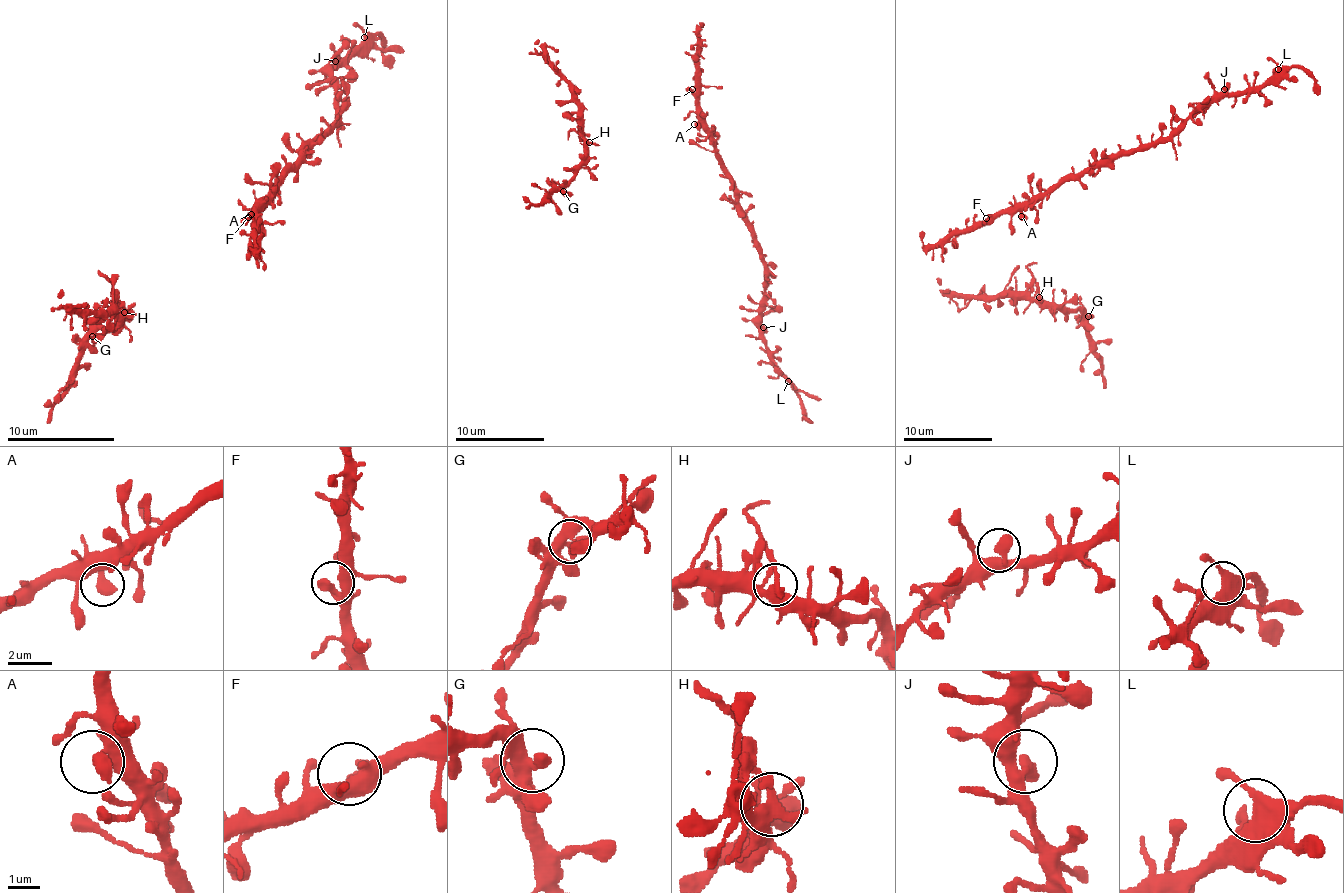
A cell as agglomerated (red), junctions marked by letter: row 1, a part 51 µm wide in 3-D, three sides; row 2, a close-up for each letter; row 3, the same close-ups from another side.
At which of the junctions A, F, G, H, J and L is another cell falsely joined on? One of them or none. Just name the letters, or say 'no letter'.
H

